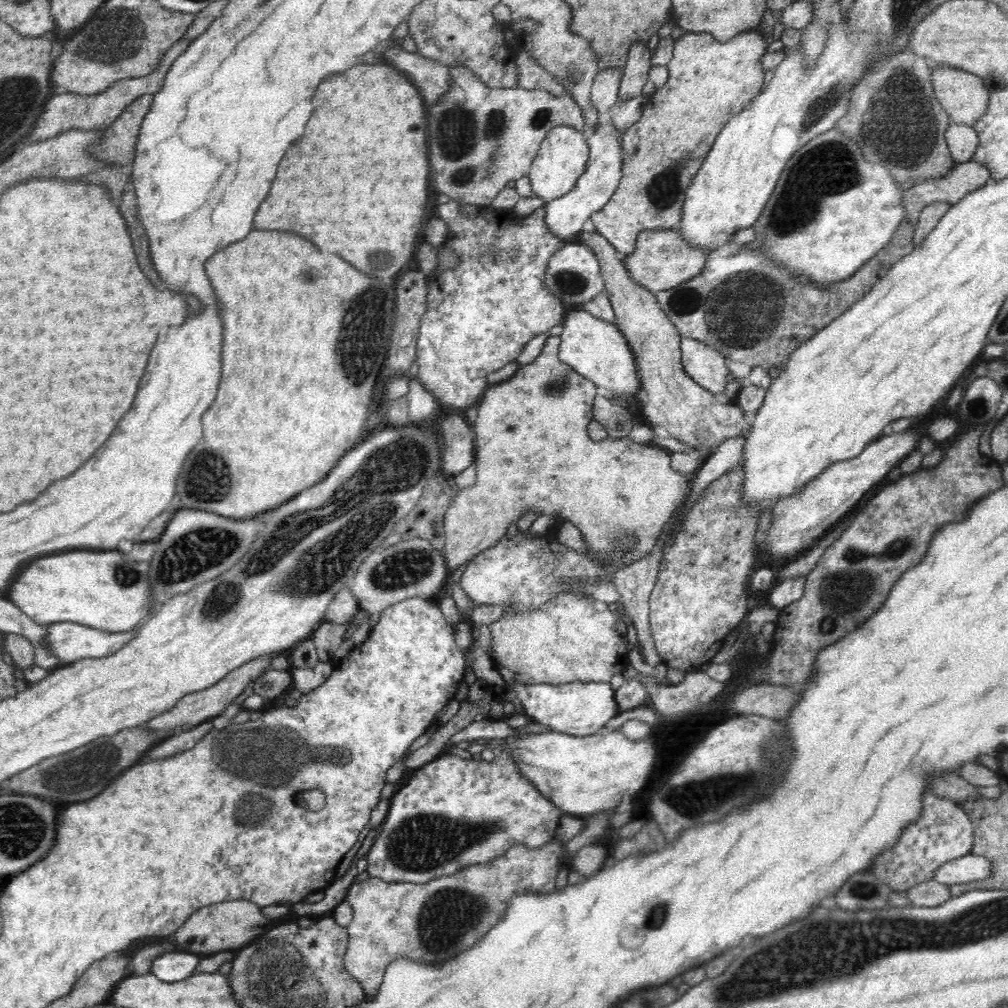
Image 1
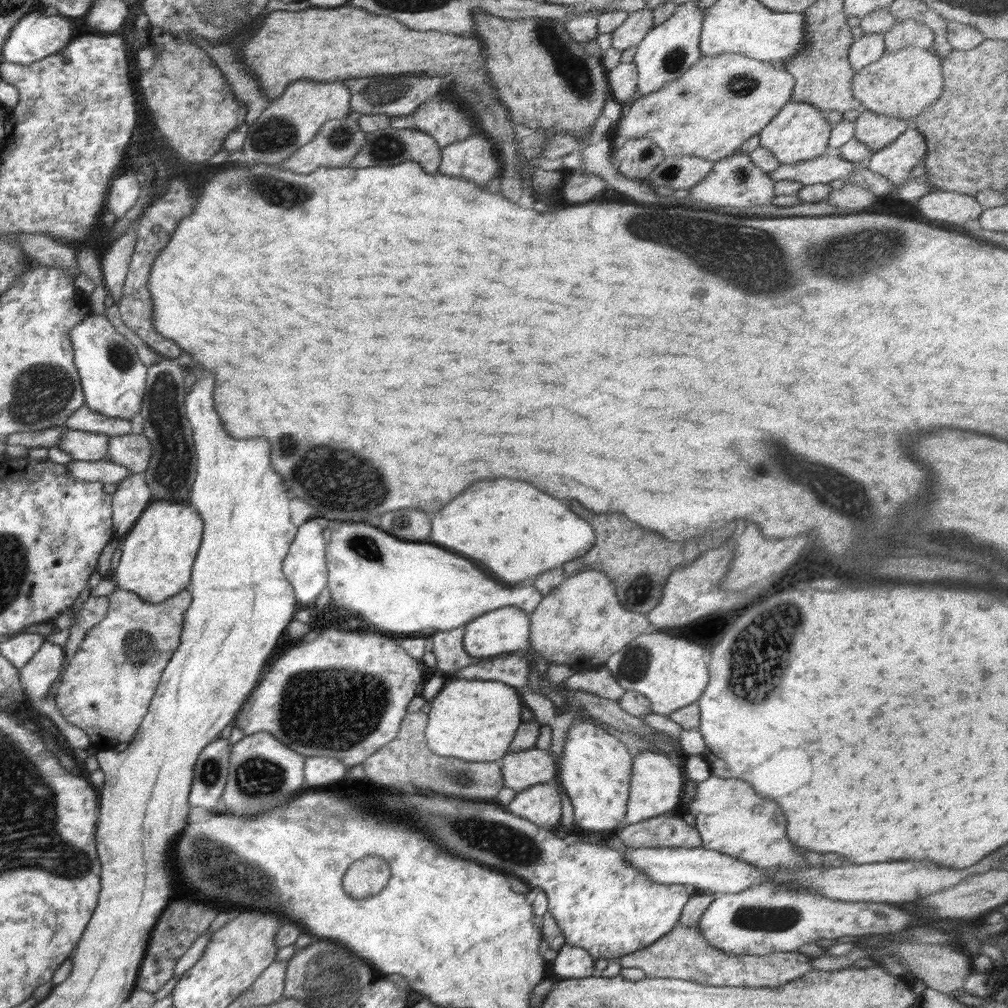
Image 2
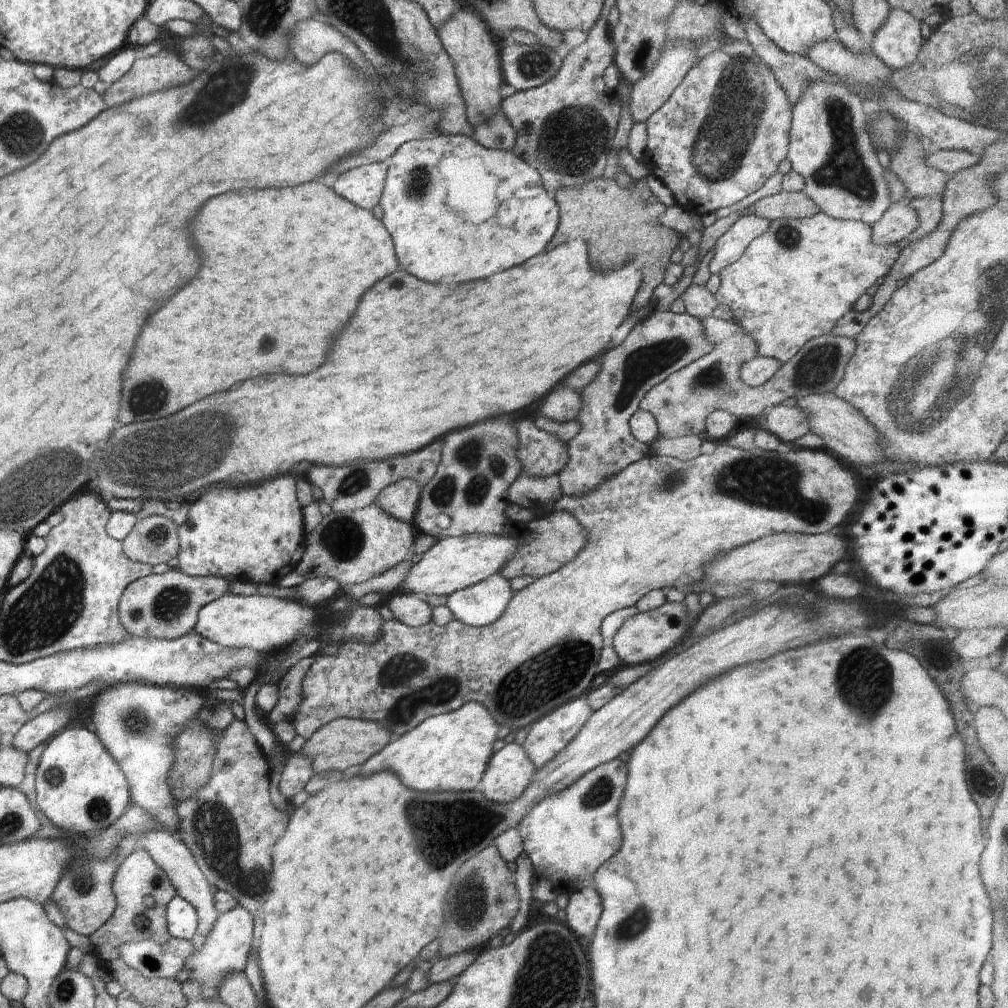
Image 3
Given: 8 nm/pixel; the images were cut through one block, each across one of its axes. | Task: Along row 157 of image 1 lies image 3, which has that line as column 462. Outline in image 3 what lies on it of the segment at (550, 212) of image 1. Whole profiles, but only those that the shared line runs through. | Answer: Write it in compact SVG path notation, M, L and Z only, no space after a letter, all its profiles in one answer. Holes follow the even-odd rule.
M493 574L486 580L453 592L447 597L445 605L460 622L472 627L484 627L504 614L512 596L514 592L508 579Z

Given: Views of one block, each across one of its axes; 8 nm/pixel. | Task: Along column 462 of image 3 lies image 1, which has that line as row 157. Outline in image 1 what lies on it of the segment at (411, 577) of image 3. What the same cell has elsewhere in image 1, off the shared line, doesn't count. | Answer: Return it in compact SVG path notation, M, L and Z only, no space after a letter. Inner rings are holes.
M560 124L560 126L552 128L541 143L541 148L533 160L527 176L530 178L533 194L541 197L544 204L558 196L568 194L585 171L590 151L585 139L586 134L587 131L578 132L567 124Z

